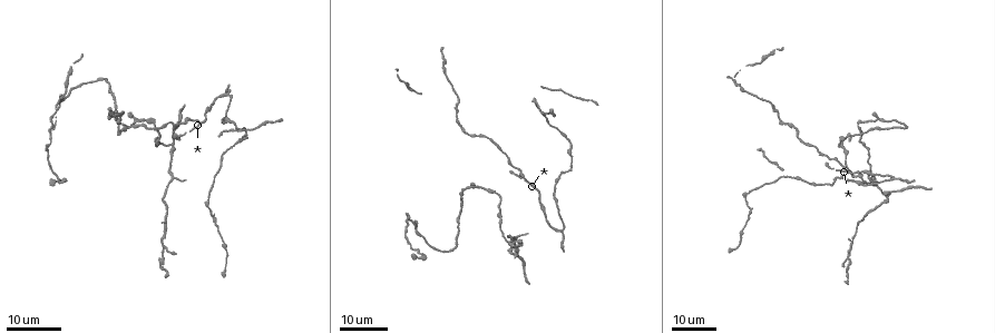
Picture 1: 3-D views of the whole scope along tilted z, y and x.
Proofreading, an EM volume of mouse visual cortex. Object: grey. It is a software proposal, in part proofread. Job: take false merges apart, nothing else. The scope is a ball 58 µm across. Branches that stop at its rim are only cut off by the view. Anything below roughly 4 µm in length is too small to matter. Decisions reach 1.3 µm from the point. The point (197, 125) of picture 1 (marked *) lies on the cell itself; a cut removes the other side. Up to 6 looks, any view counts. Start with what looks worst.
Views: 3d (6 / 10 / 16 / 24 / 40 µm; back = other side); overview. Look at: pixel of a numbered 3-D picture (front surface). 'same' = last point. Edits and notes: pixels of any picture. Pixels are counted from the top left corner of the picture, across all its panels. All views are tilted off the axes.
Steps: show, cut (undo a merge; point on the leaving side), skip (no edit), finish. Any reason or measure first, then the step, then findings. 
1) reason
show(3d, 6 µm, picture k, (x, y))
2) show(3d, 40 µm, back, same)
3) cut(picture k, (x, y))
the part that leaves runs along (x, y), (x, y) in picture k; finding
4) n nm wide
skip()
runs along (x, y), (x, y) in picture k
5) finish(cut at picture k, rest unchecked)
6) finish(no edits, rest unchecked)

show(3d, 16 µm, picture 1, (888, 198))

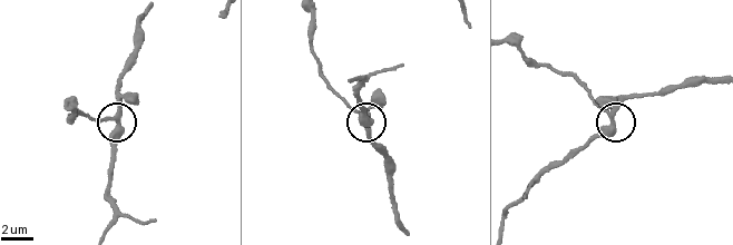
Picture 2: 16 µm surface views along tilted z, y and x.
closer look
show(3d, 10 µm, picture 2, (614, 116))

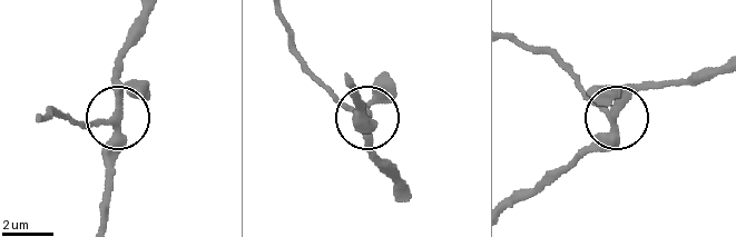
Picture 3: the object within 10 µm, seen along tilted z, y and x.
3 arms
skip()
one cell here

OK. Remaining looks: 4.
two arms in line, one across
show(3d, 16 µm, picture 1, (540, 107))

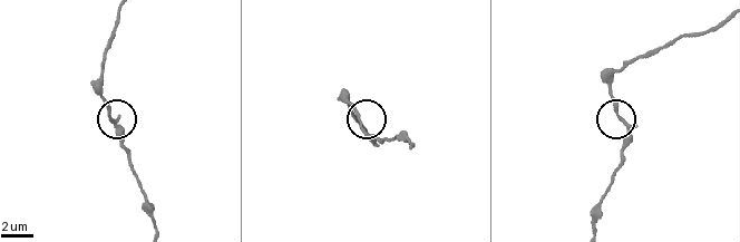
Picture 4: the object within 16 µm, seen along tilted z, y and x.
show(3d, 6 µm, picture 4, (620, 120))

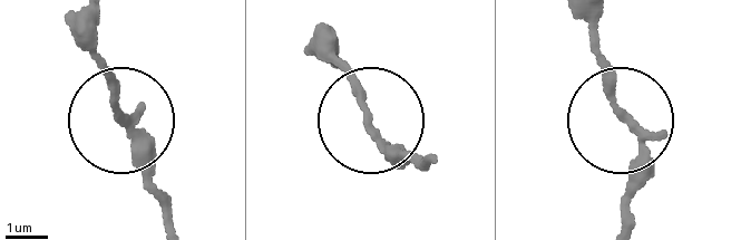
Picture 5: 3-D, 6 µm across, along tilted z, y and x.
3 arms
skip()
continuous, no second cell

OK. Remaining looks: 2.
calibre changes
show(3d, 16 µm, picture 1, (558, 177))

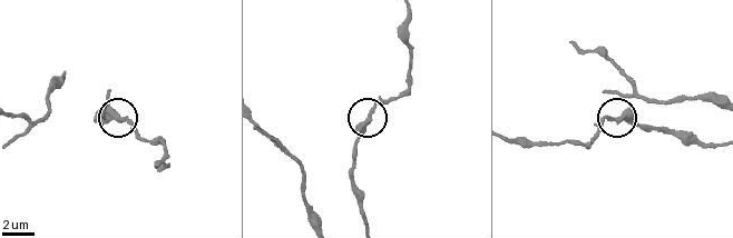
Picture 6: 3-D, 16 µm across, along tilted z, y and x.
zoom in
show(3d, 6 µm, picture 6, (373, 111))

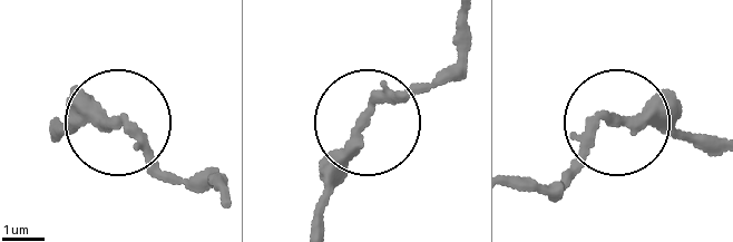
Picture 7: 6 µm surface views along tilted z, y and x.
skip()
continuous, no second cell

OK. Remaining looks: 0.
finish(no edits, rest unchecked)

